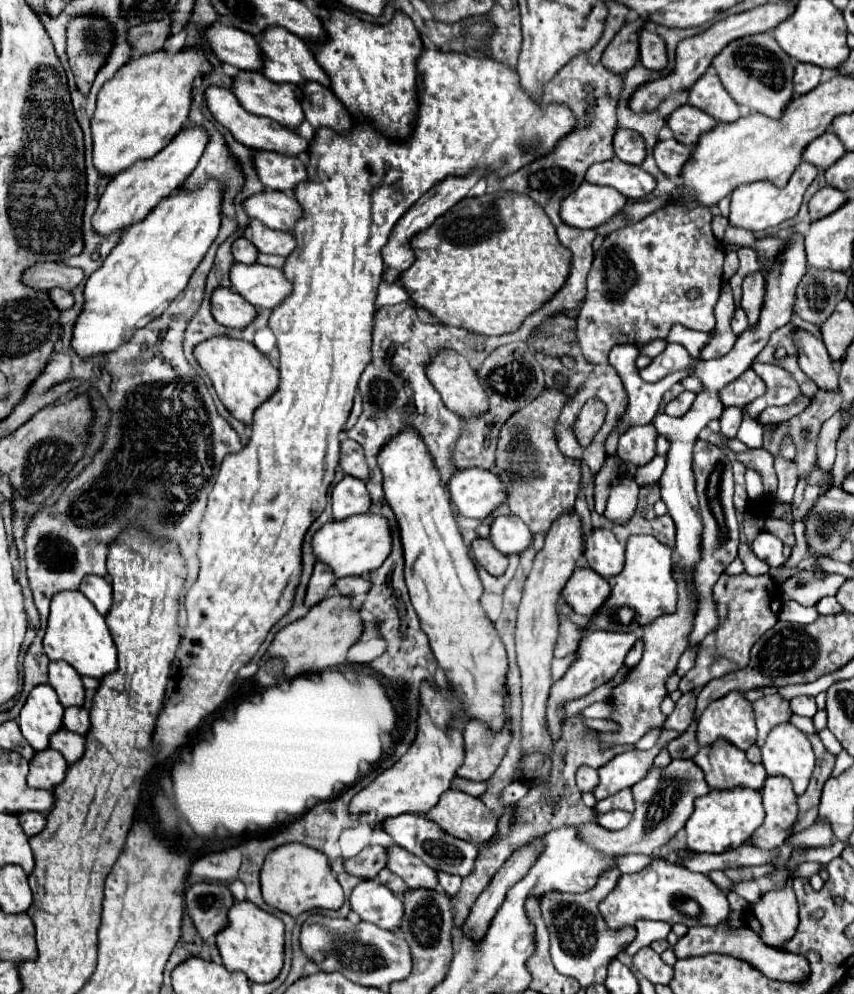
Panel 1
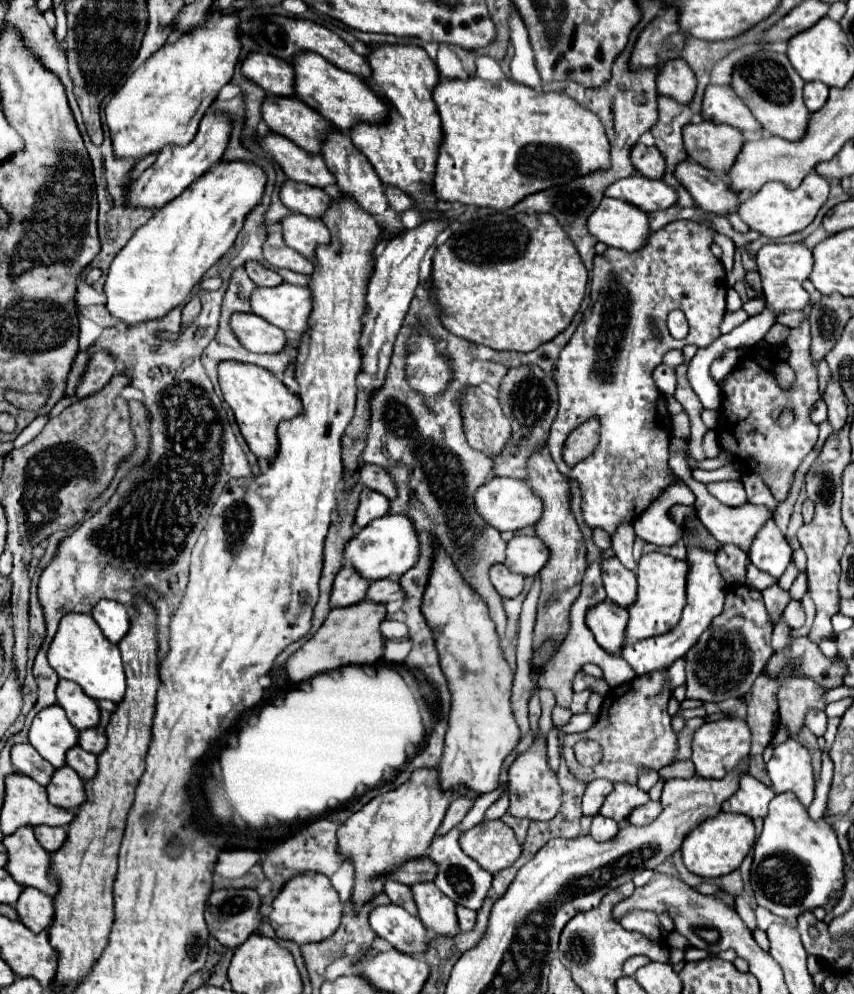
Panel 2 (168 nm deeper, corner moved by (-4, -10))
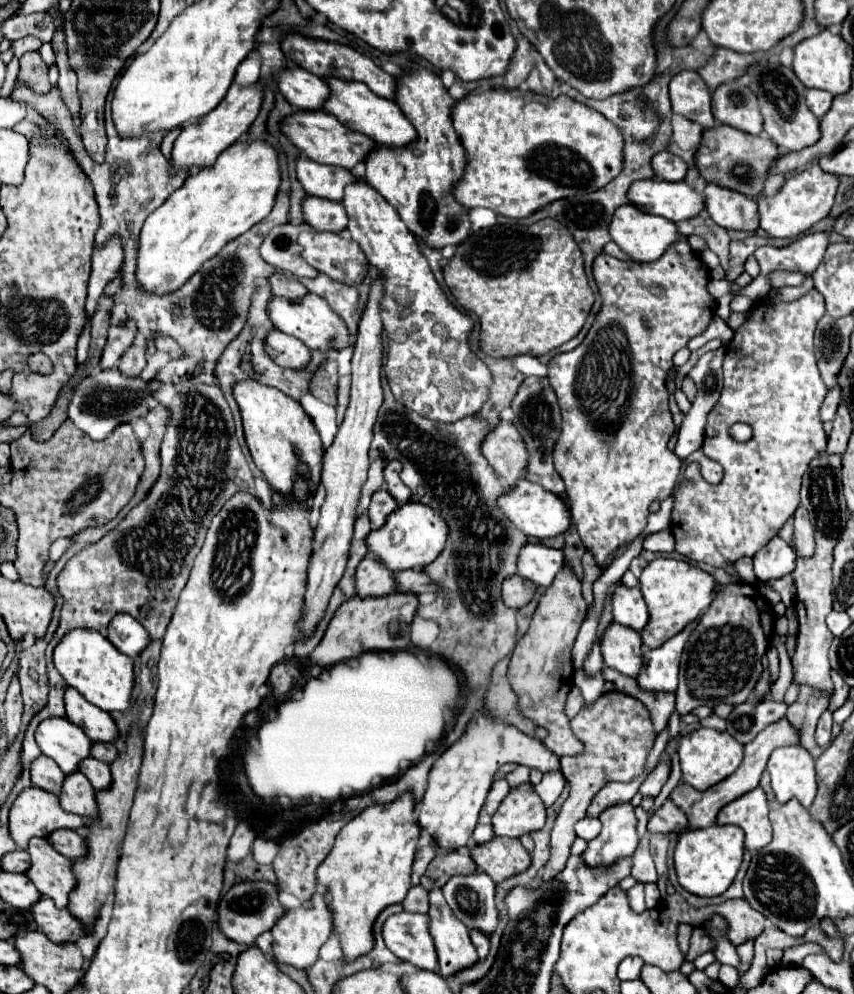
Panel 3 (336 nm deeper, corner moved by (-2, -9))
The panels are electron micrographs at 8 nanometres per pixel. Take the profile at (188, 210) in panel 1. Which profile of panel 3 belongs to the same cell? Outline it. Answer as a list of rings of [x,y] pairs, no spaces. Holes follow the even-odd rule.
[[[240,140],[226,148],[214,166],[190,174],[184,184],[154,210],[140,232],[136,256],[136,284],[144,294],[172,294],[202,264],[214,258],[232,238],[238,238],[254,224],[264,220],[280,184],[276,150],[268,142]]]

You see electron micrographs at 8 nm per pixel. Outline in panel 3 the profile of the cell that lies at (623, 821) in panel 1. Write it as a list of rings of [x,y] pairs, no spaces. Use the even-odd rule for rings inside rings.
[[[582,818],[578,824],[576,824],[576,834],[580,838],[584,838],[586,842],[590,842],[592,838],[596,838],[600,834],[600,820],[598,818]]]

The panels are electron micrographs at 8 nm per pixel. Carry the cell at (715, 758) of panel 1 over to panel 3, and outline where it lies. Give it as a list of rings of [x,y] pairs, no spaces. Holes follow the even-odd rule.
[[[758,786],[746,796],[736,798],[718,812],[716,824],[736,824],[746,834],[746,848],[758,850],[772,840],[772,826],[768,820],[768,800]]]

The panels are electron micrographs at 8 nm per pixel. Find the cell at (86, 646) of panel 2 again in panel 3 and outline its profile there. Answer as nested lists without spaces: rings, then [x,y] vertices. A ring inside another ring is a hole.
[[[70,630],[70,634],[64,634],[64,638],[54,648],[54,666],[62,674],[68,686],[74,686],[88,702],[94,706],[116,712],[126,710],[128,702],[132,698],[132,686],[134,686],[134,660],[124,656],[120,650],[110,644],[110,640],[98,632],[98,630]]]

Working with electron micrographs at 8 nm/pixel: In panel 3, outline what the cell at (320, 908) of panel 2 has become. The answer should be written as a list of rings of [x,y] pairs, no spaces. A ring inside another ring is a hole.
[[[322,892],[312,894],[310,904],[312,906],[298,906],[298,908],[286,910],[282,920],[278,920],[274,924],[272,948],[274,948],[276,962],[292,964],[296,968],[308,968],[318,960],[318,950],[322,948],[322,944],[328,940],[328,936],[332,932],[332,914],[330,914],[326,894],[322,894]]]

